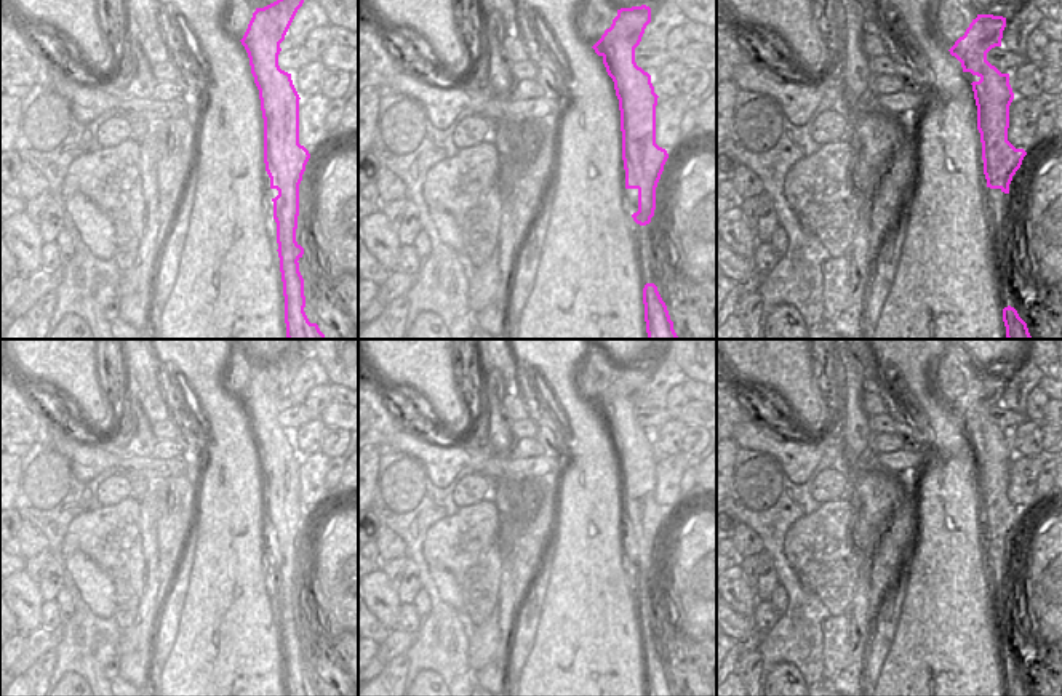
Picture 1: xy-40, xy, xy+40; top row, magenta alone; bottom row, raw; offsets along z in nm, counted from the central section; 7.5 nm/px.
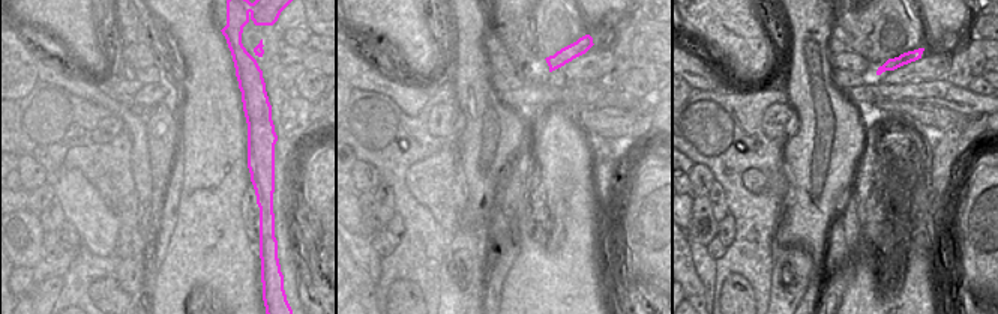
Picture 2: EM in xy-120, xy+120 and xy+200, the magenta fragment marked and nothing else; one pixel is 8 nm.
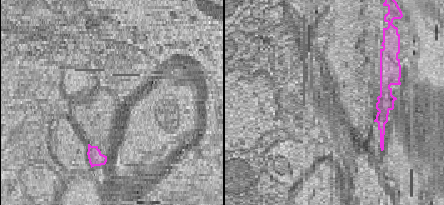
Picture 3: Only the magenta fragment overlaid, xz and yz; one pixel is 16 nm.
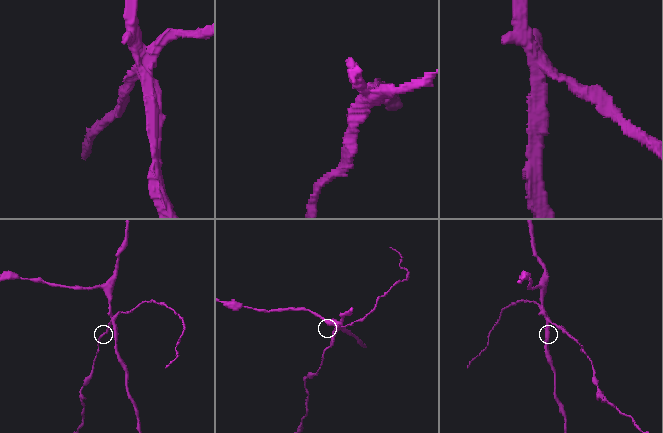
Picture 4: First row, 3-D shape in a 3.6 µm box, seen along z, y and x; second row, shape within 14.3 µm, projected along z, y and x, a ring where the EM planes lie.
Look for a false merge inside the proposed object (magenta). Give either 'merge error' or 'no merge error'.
merge error

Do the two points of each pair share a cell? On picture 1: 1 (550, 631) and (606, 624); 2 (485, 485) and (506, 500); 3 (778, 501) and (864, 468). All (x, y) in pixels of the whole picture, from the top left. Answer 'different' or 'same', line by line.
1: different
2: different
3: different

